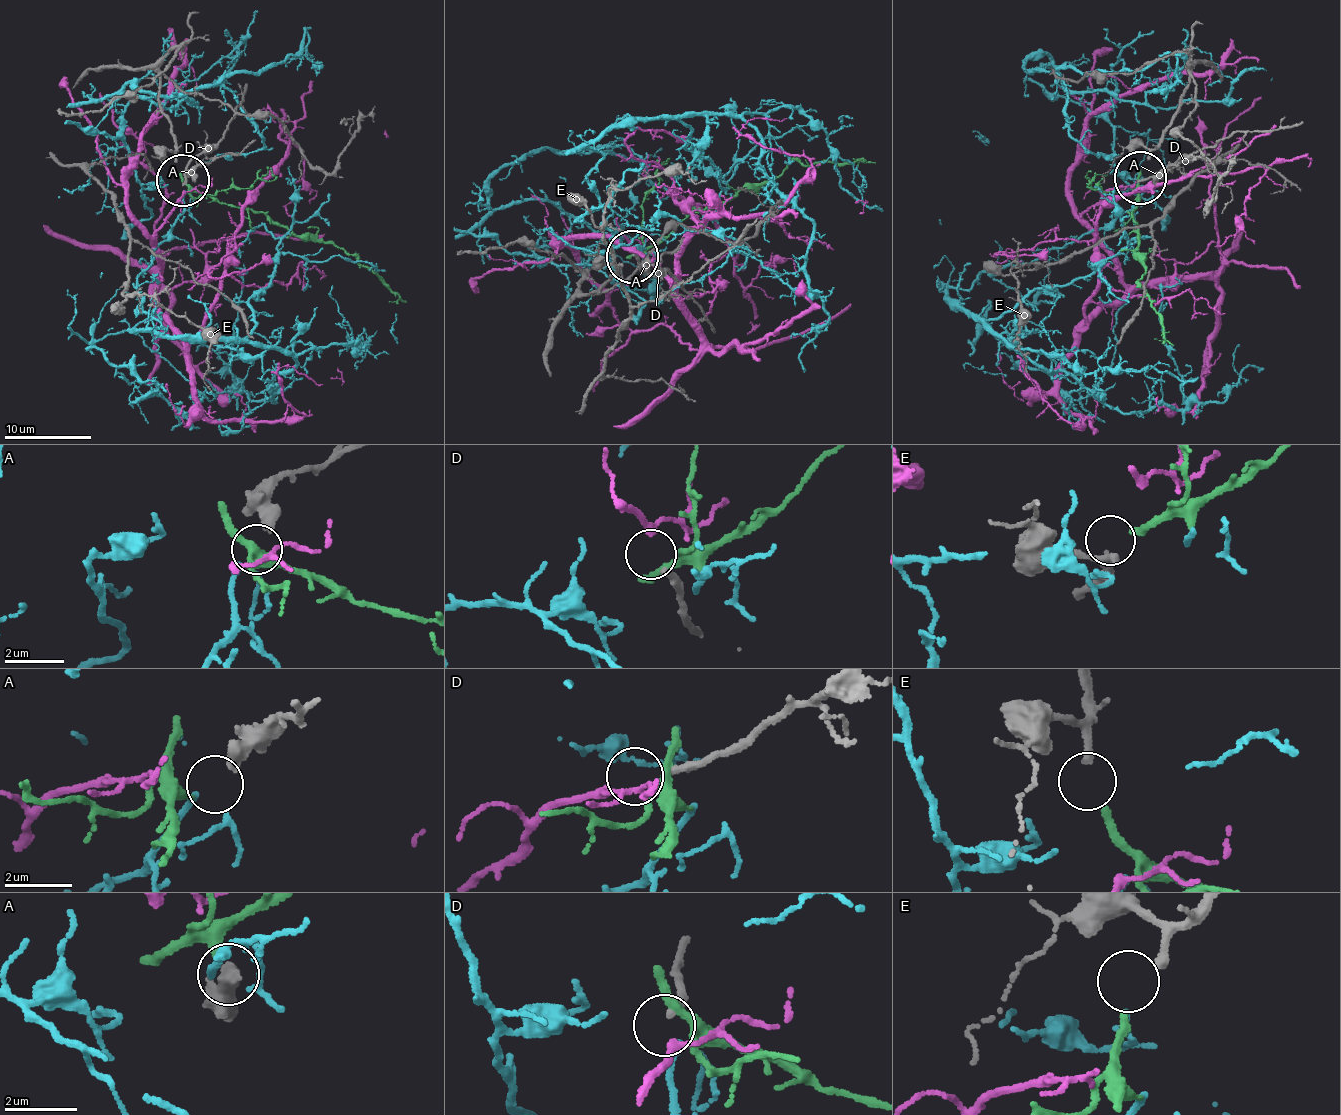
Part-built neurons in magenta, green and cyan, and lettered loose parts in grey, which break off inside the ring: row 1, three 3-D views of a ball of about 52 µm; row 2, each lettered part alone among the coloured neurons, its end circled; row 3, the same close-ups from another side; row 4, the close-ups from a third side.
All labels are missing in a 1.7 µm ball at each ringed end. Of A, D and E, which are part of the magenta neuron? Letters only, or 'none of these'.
D

